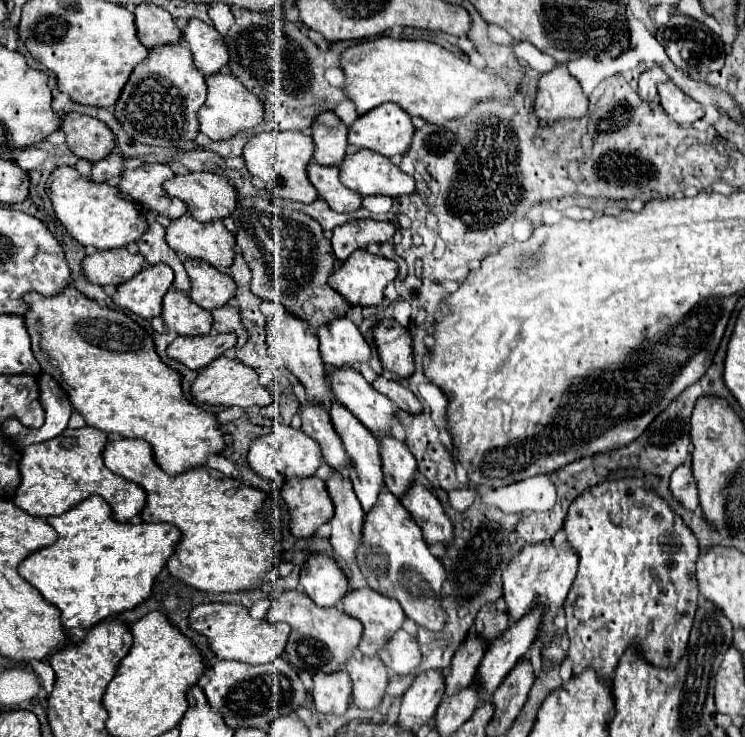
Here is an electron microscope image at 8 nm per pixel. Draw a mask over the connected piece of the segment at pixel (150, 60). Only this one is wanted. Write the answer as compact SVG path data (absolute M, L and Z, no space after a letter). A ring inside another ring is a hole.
M173 44L149 50L145 62L133 70L115 104L115 118L131 138L143 144L165 148L183 146L183 140L191 142L199 134L197 110L205 104L205 100L205 76L197 70L191 50L183 44Z

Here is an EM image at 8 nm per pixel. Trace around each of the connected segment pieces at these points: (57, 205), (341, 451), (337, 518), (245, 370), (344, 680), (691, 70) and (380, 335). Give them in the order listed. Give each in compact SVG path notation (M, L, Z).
M59 166L51 172L47 180L47 194L53 202L57 218L83 246L95 246L99 250L123 248L137 242L137 238L147 232L147 218L137 202L125 198L119 188L83 178L73 166Z
M307 404L307 408L301 410L301 420L301 428L305 428L305 434L309 434L321 446L323 458L331 466L331 470L339 472L341 476L347 476L349 456L345 454L345 446L331 424L329 412L325 412L325 408L317 404Z
M333 474L327 482L327 490L335 504L335 516L331 518L333 534L329 542L339 560L343 560L345 564L355 564L357 550L363 540L361 534L365 524L365 512L347 478L337 478L337 474Z
M221 356L217 360L213 360L193 382L191 386L193 396L199 402L207 402L207 404L223 404L223 406L241 406L241 408L249 408L253 404L259 406L267 406L269 404L269 388L265 388L263 384L259 384L257 372L251 366L245 366L239 360L231 360L227 356Z
M347 672L337 674L315 674L313 676L313 700L321 714L343 716L353 698L353 682Z
M671 16L671 20L665 26L661 26L655 36L663 44L669 60L677 68L687 72L689 76L699 74L699 72L721 70L721 66L723 66L725 46L721 42L721 38L713 30L709 30L705 24L701 24L689 16Z
M385 318L373 328L373 336L383 368L391 370L399 378L409 378L415 370L411 332L397 320Z

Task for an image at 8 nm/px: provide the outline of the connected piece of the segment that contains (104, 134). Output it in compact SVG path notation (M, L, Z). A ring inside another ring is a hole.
M65 114L61 130L67 134L67 146L79 158L97 162L117 146L115 134L105 122L85 114Z

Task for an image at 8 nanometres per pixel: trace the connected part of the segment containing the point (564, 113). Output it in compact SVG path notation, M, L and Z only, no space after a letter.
M555 64L551 72L539 78L535 114L547 124L583 118L587 114L587 98L583 96L579 82L567 72L565 66Z

